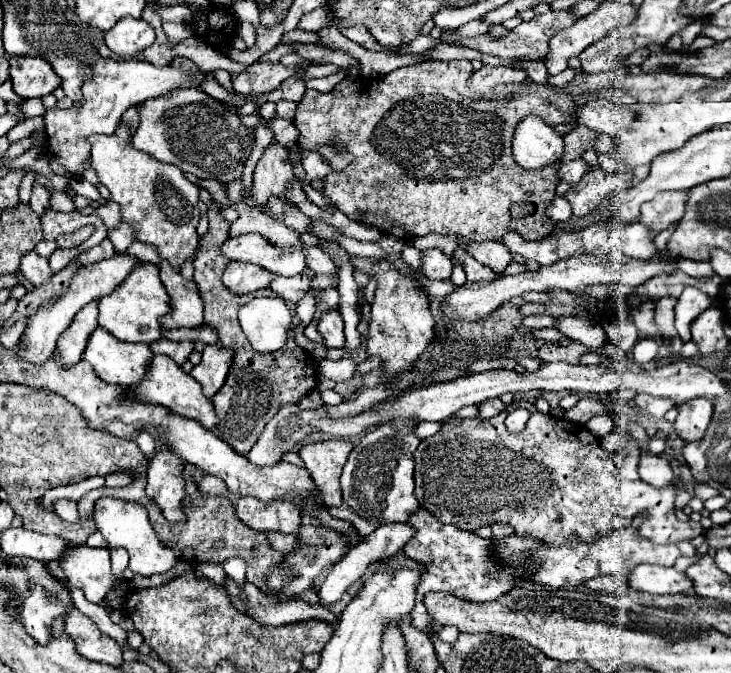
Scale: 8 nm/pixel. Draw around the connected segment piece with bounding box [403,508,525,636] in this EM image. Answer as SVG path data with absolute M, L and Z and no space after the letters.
M419 508L409 514L407 524L415 528L415 536L403 546L403 552L425 566L425 574L421 576L421 584L417 590L415 606L411 612L412 624L418 630L430 635L433 619L428 614L423 596L427 592L447 592L457 594L469 602L491 602L507 594L511 588L523 582L523 574L517 576L515 568L495 556L495 546L491 538L481 538L475 532L459 530L455 524L441 524L433 514L425 508Z

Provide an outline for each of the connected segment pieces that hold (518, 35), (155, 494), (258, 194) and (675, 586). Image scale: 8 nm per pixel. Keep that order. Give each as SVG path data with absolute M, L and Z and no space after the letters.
M549 10L545 14L539 14L535 16L533 20L529 22L521 22L515 30L511 30L507 36L501 36L501 38L493 38L489 34L481 34L481 36L475 36L475 38L457 38L453 44L457 46L465 46L465 48L473 48L473 50L479 50L483 54L491 54L491 56L499 56L499 58L507 58L507 60L543 60L549 52L549 40L555 32L561 32L563 28L567 28L569 24L575 24L579 16L573 14L573 10Z
M169 450L159 452L149 460L145 494L157 502L169 522L185 522L185 512L181 508L181 500L185 496L181 460Z
M279 144L267 146L253 174L253 188L249 198L255 200L257 208L271 218L275 218L275 214L269 210L267 202L271 198L287 200L287 190L293 180L293 164L287 154L289 150Z
M641 564L629 574L629 586L649 594L687 594L691 590L691 580L675 568Z

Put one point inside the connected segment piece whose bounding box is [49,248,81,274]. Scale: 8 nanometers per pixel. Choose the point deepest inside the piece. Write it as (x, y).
(59, 259)

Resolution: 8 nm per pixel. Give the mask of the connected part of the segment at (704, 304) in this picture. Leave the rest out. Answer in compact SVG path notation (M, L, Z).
M685 286L683 294L679 296L677 306L675 306L675 328L683 342L687 342L691 338L689 324L695 320L695 316L699 316L703 310L707 310L711 306L711 302L713 302L713 298L703 294L699 288Z

